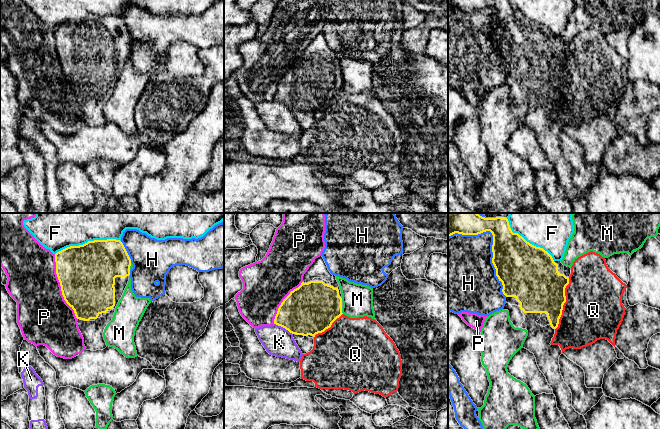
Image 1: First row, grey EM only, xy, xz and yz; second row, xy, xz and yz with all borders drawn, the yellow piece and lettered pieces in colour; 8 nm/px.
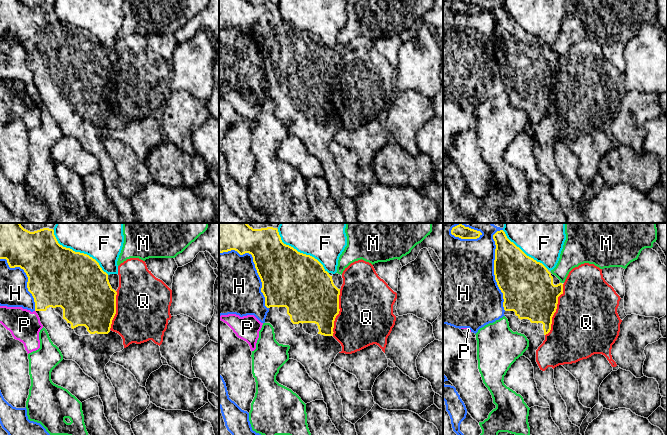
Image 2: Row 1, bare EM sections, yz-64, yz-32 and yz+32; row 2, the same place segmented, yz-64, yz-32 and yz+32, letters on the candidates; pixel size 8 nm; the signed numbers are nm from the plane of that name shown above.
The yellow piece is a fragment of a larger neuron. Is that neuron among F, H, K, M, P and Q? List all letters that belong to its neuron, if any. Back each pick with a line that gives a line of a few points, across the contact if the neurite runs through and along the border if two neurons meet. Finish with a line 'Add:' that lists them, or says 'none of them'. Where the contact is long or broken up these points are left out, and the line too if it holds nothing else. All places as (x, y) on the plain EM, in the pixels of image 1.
Add: none of them

